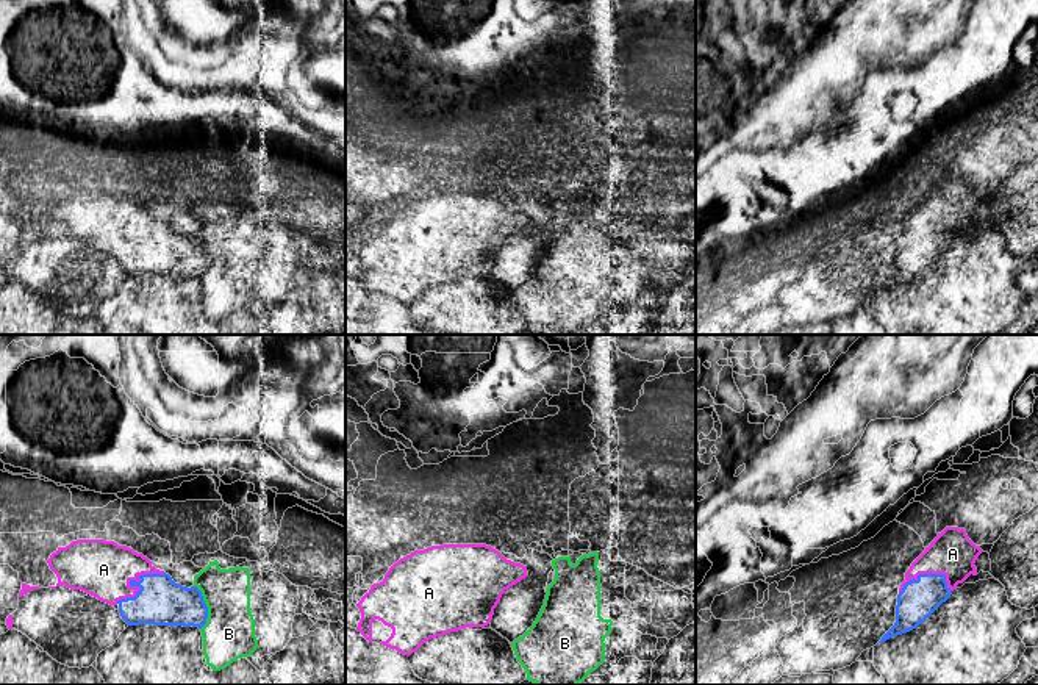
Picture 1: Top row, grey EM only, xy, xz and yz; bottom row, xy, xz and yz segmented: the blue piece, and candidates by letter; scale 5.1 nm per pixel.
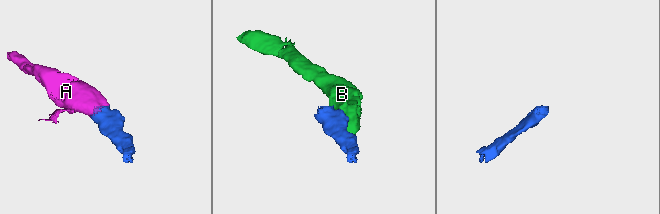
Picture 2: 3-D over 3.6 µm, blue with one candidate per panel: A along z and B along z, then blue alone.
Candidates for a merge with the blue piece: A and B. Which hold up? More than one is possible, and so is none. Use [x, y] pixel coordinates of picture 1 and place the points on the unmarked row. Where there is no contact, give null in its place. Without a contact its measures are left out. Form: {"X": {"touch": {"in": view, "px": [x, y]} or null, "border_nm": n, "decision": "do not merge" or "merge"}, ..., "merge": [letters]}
{"A": {"touch": {"in": "xy", "px": [130, 232]}, "border_nm": 300, "decision": "merge"}, "B": {"touch": {"in": "xy", "px": [207, 257]}, "border_nm": 240, "decision": "do not merge"}, "merge": ["A"]}

